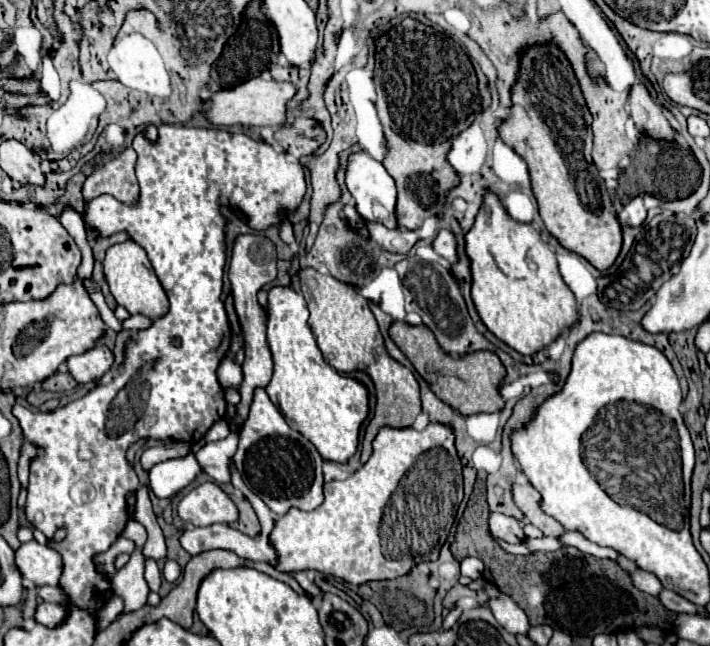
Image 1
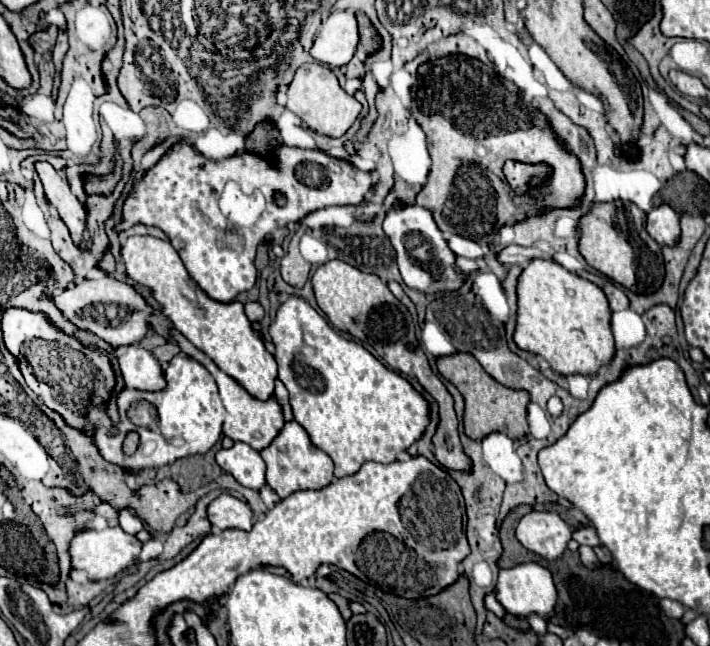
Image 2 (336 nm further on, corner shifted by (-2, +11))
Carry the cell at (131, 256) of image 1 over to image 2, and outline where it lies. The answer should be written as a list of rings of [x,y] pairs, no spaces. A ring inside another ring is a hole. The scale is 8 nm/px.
[[[130,236],[122,244],[120,254],[128,278],[150,290],[150,294],[160,304],[162,314],[174,324],[176,330],[180,330],[196,348],[208,354],[222,372],[236,378],[252,396],[260,400],[272,396],[276,378],[274,356],[264,348],[256,332],[252,332],[252,324],[244,316],[244,306],[240,302],[214,304],[214,300],[210,300],[194,284],[194,280],[190,280],[182,260],[178,258],[178,252],[168,240],[152,236]]]

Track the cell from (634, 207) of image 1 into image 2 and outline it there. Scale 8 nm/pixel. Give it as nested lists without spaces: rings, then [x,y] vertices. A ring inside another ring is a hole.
[[[660,204],[648,212],[646,230],[660,246],[674,244],[680,236],[678,214],[668,204]]]

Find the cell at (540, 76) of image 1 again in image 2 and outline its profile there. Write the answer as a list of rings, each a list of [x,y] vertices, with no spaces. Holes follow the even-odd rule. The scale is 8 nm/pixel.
[[[594,202],[588,214],[578,220],[578,250],[586,262],[604,276],[638,294],[650,294],[658,290],[664,280],[660,244],[648,236],[644,220],[646,214],[640,208],[634,208],[632,204],[624,206],[622,202]]]

